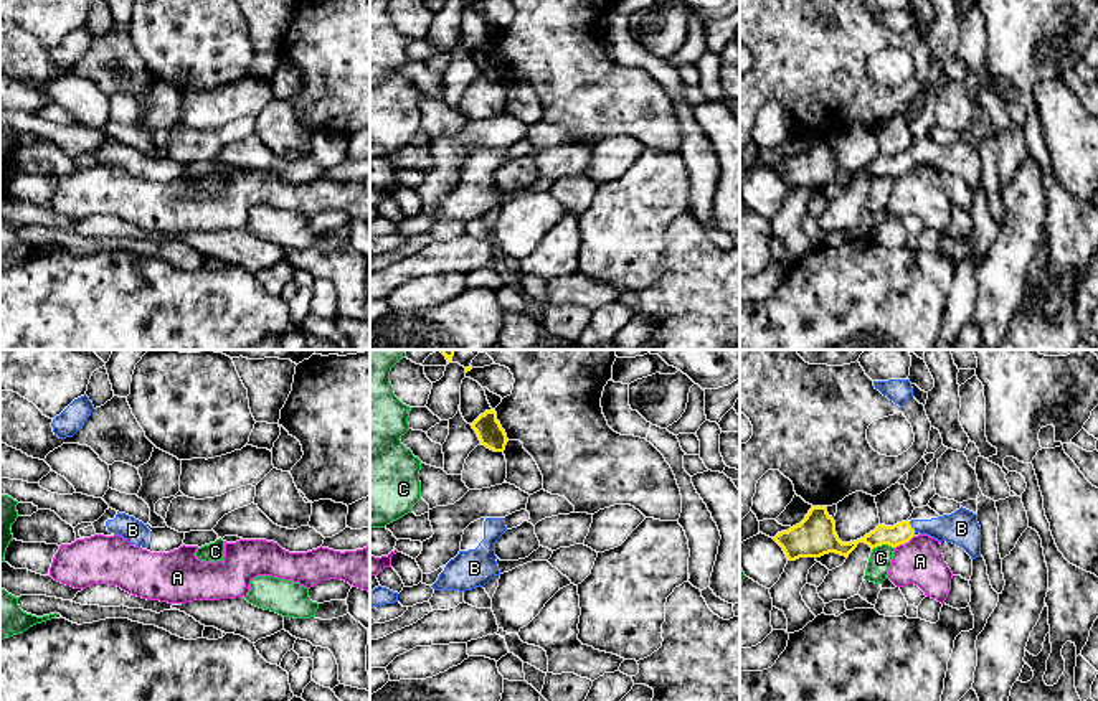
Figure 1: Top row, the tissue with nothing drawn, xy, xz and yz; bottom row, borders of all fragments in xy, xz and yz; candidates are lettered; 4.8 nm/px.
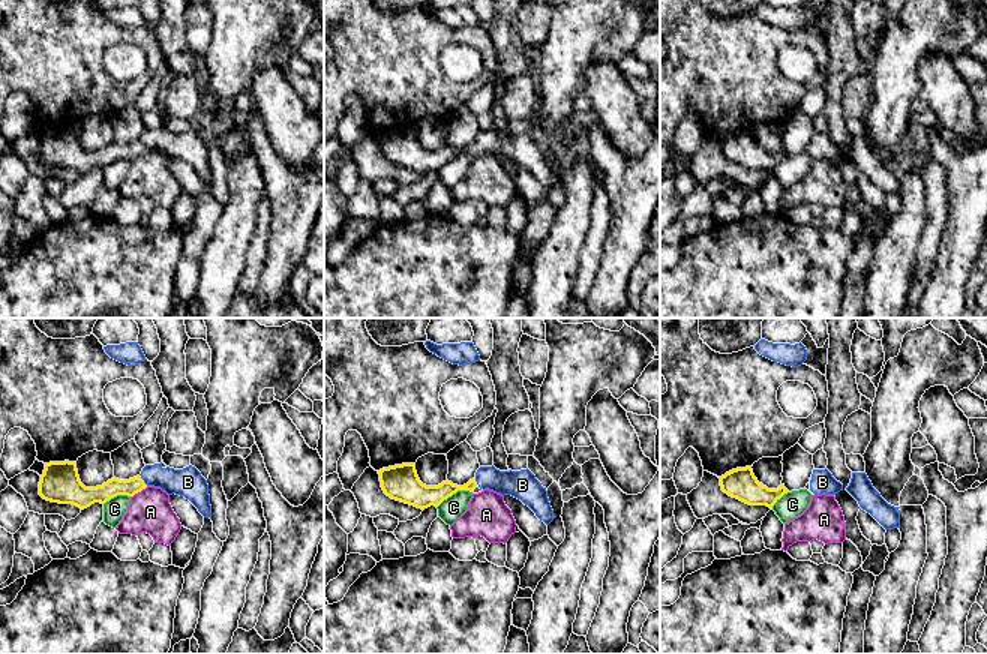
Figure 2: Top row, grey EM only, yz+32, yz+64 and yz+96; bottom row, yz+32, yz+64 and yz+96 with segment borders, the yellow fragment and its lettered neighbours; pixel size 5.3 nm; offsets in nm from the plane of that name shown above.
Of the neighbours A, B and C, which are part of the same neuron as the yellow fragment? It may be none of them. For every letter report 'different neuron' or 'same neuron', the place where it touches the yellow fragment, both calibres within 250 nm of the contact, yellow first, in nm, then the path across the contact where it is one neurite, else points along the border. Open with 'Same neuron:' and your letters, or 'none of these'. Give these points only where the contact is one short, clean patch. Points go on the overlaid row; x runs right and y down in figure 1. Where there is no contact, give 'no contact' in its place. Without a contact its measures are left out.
Same neuron: B
A: different neuron; contact yz (903, 543); calibres 110 and 220 nm
B: same neuron; contact yz (910, 526); calibres 110 and 170 nm; way yz (900, 533), (910, 526), (961, 528)
C: different neuron; contact yz (882, 543); calibres 110 and 110 nm

